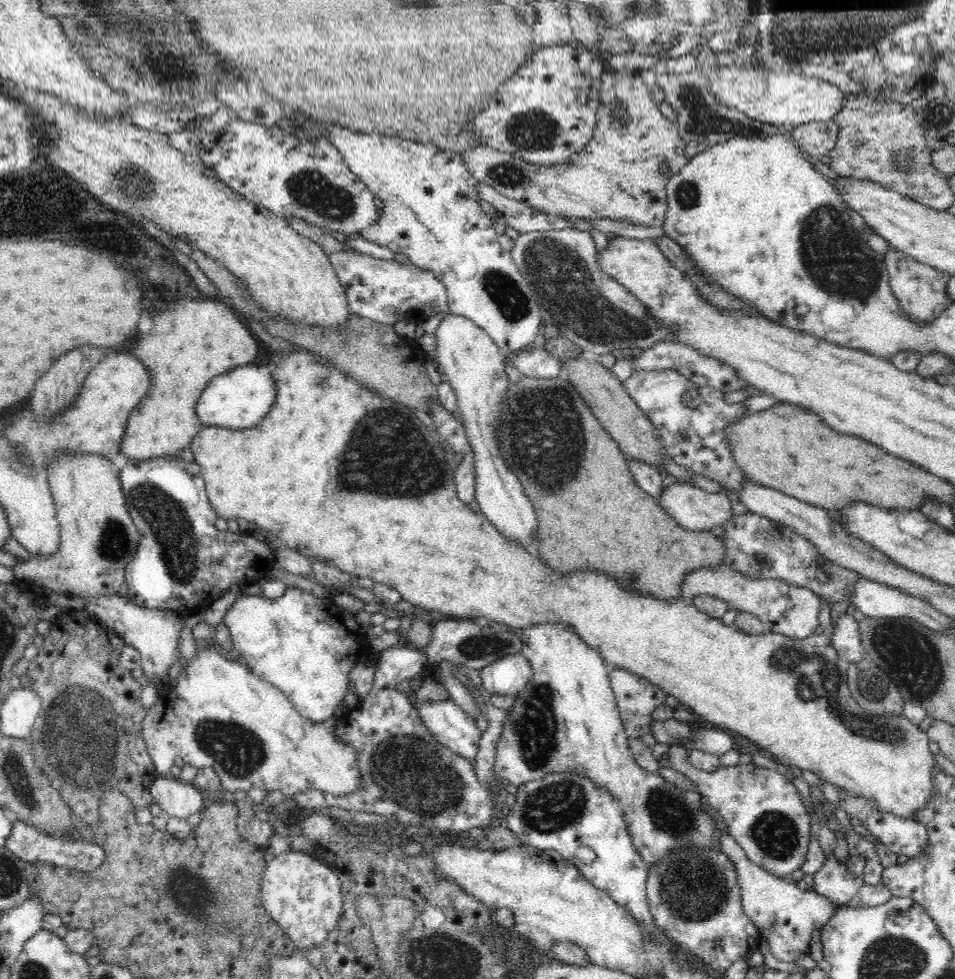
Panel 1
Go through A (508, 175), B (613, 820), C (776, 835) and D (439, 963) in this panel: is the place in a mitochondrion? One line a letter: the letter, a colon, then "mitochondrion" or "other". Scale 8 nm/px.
A: mitochondrion
B: other
C: mitochondrion
D: mitochondrion

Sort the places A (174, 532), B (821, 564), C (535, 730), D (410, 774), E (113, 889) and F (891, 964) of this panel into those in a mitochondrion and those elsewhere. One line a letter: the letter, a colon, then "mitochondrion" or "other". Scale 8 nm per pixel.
A: mitochondrion
B: other
C: mitochondrion
D: mitochondrion
E: other
F: mitochondrion

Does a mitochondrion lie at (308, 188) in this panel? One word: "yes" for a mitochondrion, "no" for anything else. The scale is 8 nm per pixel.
yes

